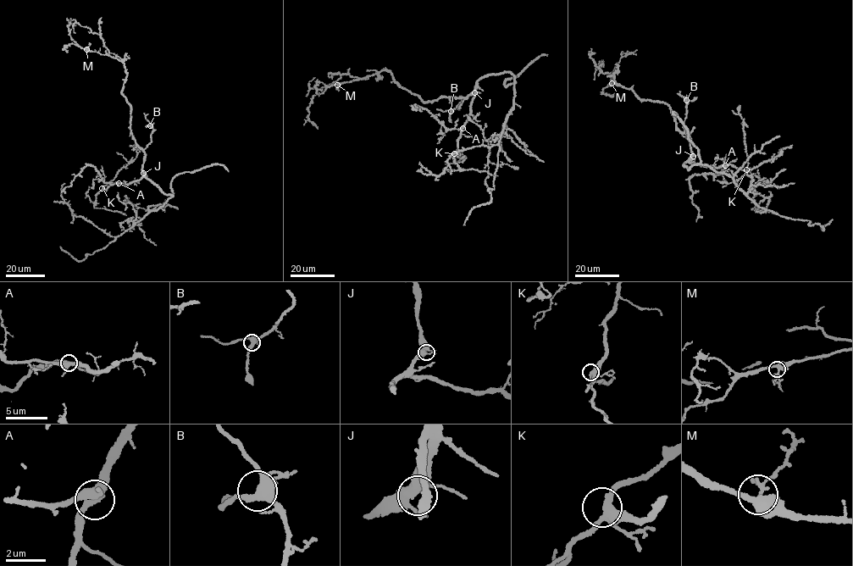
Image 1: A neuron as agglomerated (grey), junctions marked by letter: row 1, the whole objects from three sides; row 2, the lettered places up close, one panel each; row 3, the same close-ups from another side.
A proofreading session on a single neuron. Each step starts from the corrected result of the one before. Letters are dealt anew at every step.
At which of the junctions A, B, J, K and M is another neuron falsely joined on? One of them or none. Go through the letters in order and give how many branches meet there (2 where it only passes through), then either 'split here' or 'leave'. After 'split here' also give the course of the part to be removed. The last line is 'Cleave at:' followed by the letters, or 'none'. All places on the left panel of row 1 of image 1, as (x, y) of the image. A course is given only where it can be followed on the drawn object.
A: 4 | leave
B: 4 | leave
J: 4 | leave
K: 4 | leave
M: 4 | leave
Cleave at: none

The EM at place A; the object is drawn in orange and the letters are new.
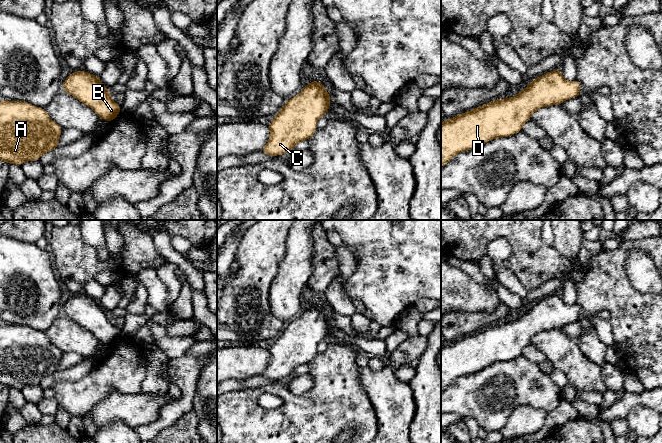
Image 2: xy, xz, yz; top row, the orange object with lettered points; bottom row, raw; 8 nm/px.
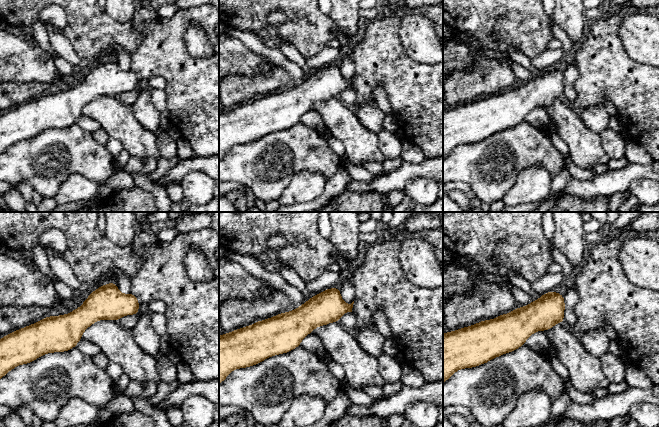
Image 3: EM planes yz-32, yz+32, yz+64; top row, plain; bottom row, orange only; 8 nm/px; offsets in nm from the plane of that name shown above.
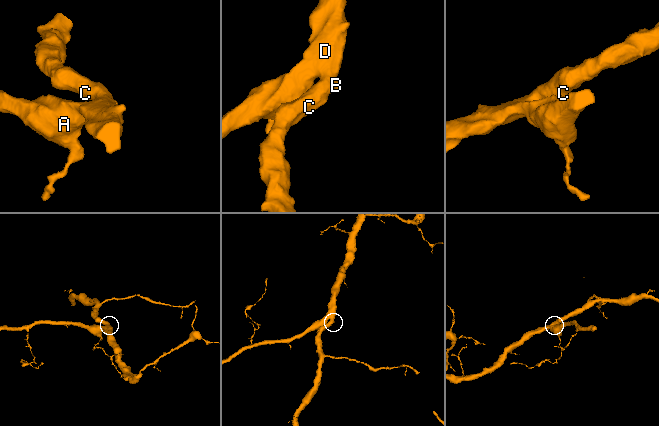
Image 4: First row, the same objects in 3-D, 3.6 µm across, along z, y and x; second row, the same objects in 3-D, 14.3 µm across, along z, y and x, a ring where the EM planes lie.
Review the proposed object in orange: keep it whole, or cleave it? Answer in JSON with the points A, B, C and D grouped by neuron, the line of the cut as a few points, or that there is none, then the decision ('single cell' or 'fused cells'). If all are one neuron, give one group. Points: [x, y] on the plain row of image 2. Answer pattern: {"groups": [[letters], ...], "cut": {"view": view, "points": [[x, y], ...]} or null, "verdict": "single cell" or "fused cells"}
{"groups": [["A", "B", "C", "D"]], "cut": null, "verdict": "single cell"}

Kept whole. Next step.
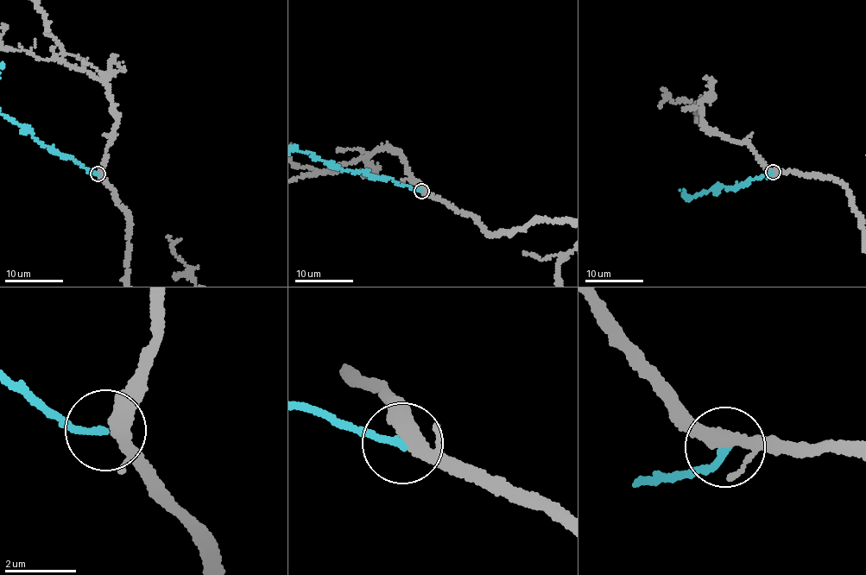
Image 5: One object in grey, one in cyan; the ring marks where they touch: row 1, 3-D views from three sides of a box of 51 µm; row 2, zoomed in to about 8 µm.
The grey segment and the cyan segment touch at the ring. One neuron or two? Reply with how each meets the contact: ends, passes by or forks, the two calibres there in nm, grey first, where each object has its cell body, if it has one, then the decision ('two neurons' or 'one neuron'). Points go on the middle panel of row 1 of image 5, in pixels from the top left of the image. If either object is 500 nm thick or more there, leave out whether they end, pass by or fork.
grey passes by; cyan ends; calibres 400 and 190 nm; soma grey none; soma cyan none; one neuron

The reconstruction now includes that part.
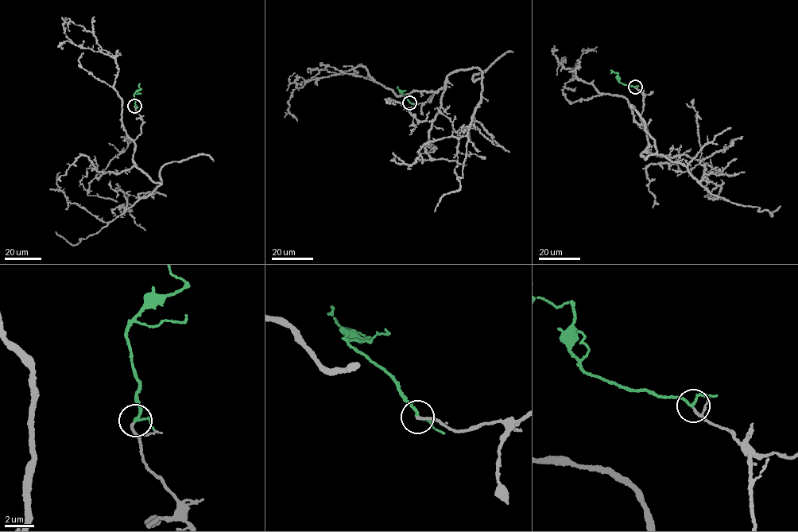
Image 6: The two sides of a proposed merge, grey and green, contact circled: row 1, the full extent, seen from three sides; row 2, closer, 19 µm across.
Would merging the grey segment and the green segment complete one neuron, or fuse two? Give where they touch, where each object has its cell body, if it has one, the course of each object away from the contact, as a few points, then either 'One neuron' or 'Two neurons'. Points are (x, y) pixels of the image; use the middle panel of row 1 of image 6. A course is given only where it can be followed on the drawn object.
Place: (409, 102). Soma of grey: none. Soma of green: none. Course of grey: (409, 102), (426, 102), (452, 72), (481, 69), (481, 102), (468, 132), (428, 141), (410, 165), (392, 160). Course of green: (409, 102), (400, 91), (402, 91), (397, 88). One neuron

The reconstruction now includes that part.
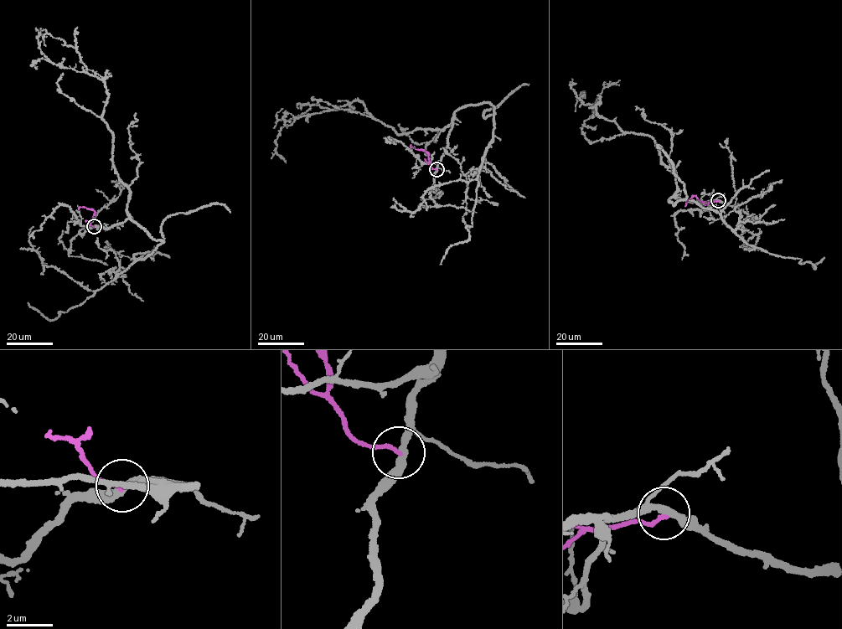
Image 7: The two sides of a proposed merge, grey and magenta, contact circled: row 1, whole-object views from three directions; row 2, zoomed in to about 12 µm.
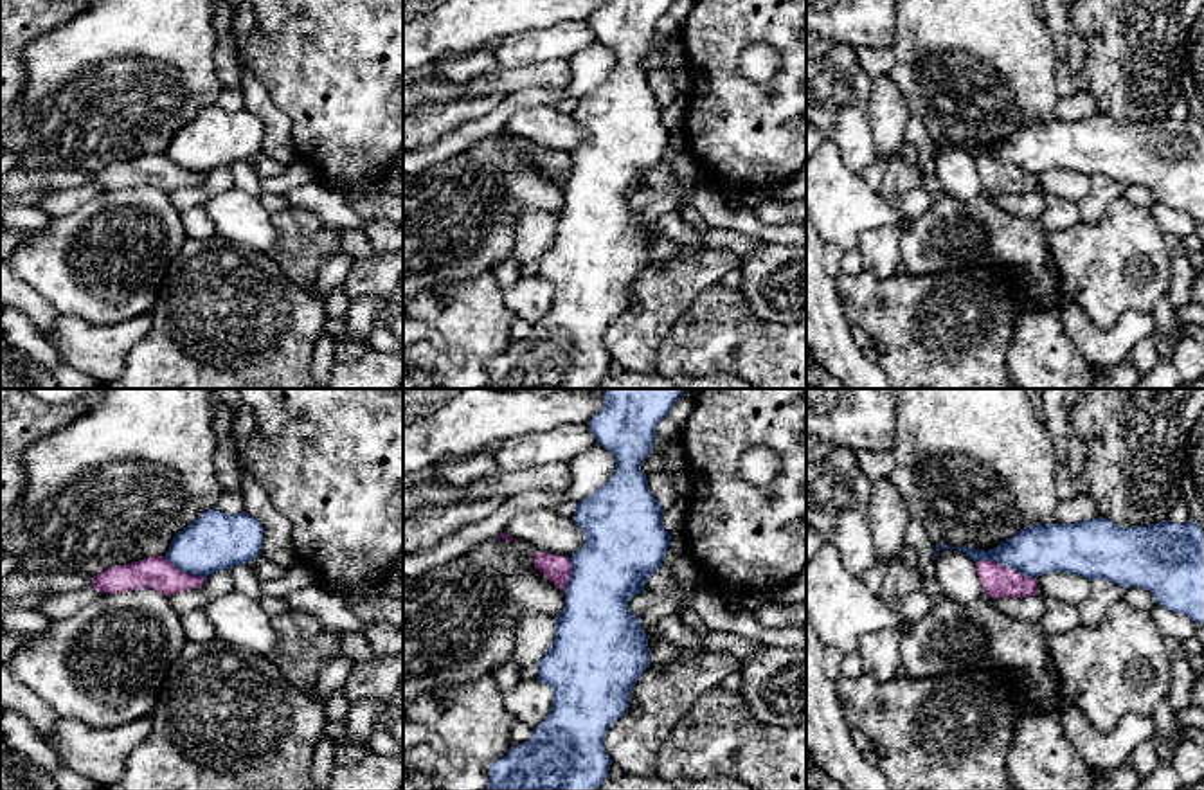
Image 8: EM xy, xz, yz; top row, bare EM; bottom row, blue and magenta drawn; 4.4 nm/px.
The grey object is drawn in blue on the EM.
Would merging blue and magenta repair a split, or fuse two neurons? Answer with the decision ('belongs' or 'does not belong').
does not belong

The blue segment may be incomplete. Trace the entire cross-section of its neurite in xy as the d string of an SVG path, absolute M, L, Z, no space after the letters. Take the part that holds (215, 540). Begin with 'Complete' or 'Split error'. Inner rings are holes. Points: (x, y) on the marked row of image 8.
Complete. M203 511L171 542L166 558L178 570L207 578L261 556L263 525L248 513Z

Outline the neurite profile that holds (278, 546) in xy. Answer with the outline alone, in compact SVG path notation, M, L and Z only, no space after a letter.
M239 471L245 513L263 525L261 554L284 570L299 563L292 543L292 524L272 506L268 493L252 471Z

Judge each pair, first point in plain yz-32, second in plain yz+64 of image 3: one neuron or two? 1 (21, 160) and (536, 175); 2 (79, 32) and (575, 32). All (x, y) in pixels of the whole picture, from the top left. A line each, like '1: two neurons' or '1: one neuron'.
1: two neurons
2: two neurons

